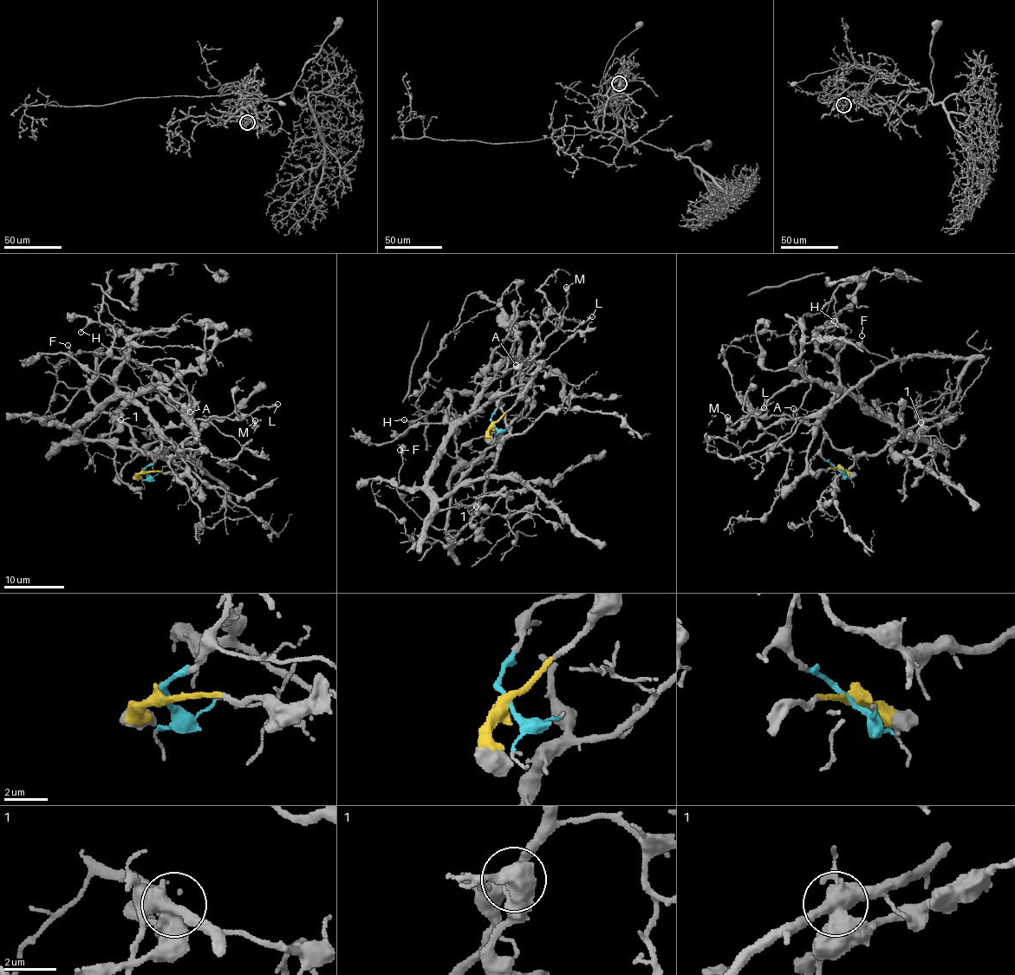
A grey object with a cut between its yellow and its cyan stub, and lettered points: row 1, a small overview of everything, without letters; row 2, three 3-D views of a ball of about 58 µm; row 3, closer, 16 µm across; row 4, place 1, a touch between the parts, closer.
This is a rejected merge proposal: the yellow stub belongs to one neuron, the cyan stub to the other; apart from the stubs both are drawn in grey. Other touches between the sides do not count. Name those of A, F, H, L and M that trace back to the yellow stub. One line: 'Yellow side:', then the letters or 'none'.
Yellow side: H

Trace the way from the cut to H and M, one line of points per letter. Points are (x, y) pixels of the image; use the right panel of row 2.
H: (837, 469), (811, 471), (806, 458), (839, 380), (837, 368), (818, 348), (818, 334), (838, 313), (834, 321)
M: (837, 469), (821, 453), (823, 430), (807, 425), (803, 417), (767, 419), (752, 412), (734, 424), (726, 416)

